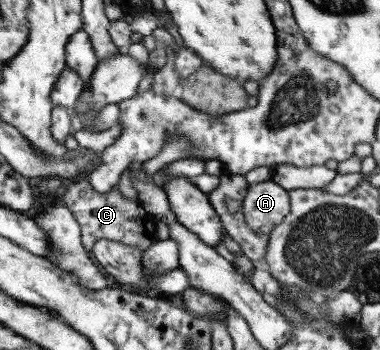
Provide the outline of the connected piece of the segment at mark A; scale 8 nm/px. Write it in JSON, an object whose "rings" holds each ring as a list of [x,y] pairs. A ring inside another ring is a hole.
{"rings":[[[268,181],[250,184],[241,205],[244,223],[254,232],[268,234],[289,210],[287,191]]]}

